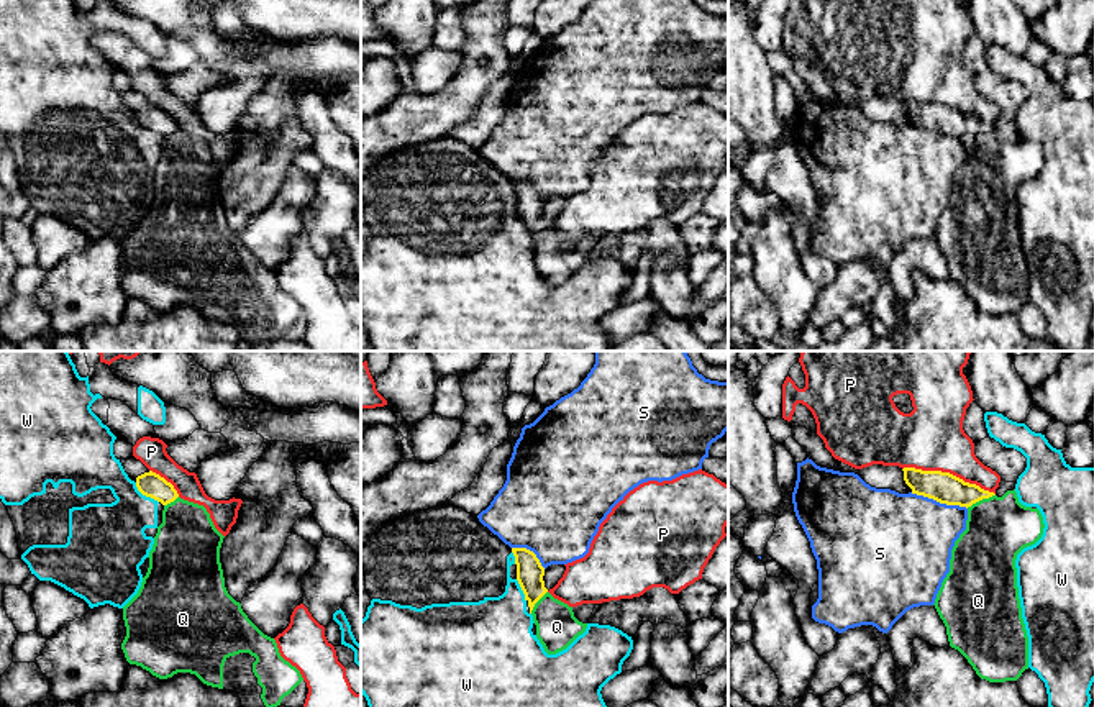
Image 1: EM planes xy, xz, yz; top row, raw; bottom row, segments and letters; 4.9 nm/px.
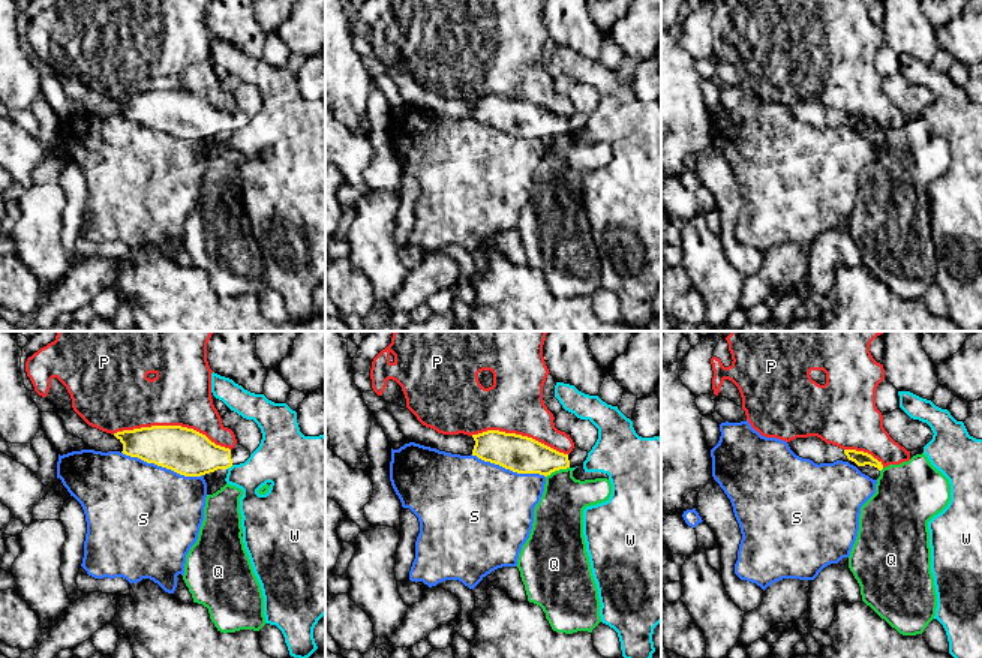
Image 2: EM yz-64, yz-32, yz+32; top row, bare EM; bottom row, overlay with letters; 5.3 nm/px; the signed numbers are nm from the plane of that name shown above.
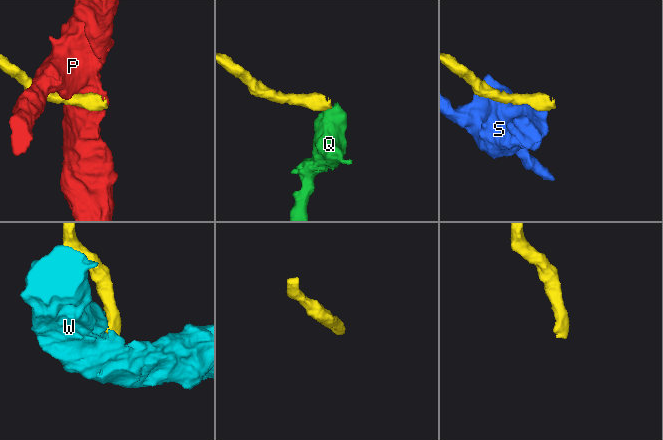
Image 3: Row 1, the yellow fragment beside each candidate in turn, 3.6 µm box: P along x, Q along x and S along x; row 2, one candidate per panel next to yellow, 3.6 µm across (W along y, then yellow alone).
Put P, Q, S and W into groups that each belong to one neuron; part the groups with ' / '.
P / Q / S / W

